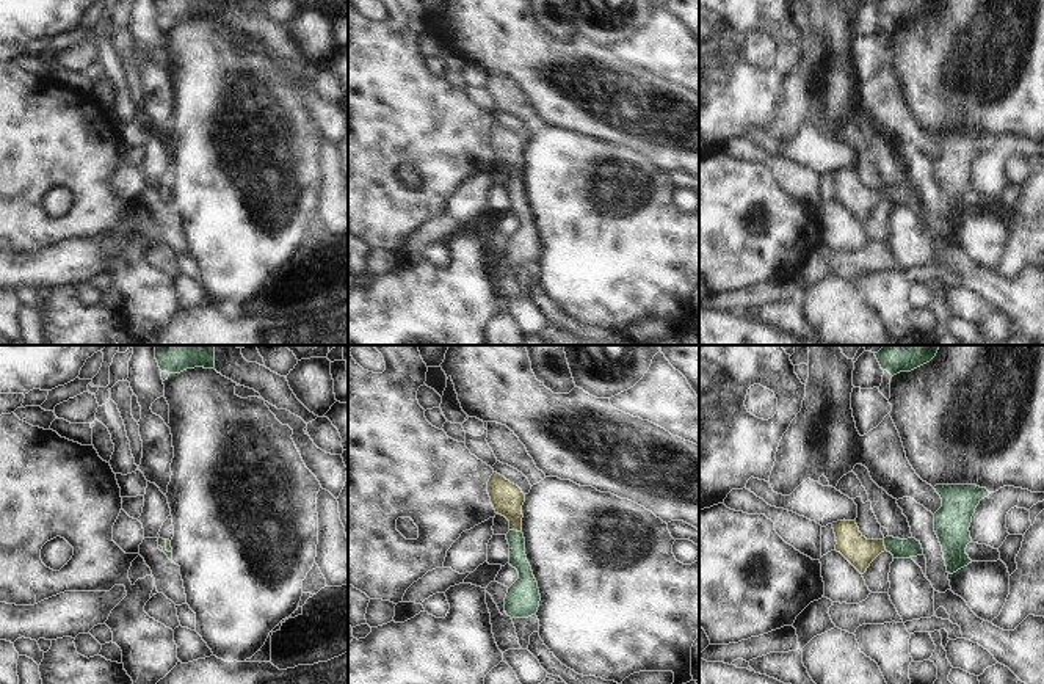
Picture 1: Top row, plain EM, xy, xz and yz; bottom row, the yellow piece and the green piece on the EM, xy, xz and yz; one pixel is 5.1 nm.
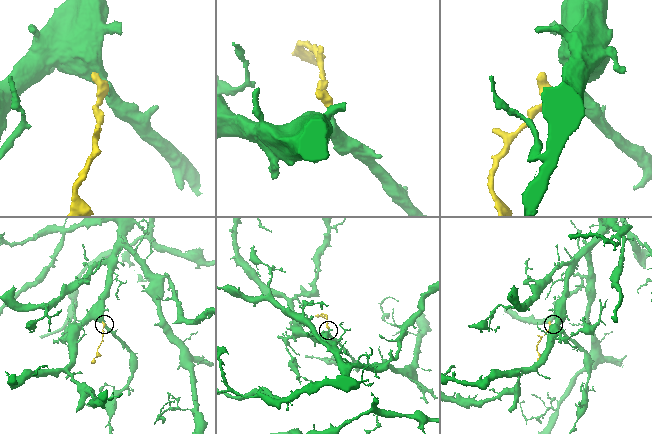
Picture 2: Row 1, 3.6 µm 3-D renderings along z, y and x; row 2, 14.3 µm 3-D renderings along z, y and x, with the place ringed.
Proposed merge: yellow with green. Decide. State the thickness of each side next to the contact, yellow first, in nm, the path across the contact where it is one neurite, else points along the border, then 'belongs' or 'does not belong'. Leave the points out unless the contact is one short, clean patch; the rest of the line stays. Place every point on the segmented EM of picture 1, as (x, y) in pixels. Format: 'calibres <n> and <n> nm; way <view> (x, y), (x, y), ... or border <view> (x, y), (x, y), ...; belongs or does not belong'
calibres 160 and 90 nm; way xz (507, 498), (514, 515), (516, 529), (518, 559); belongs

